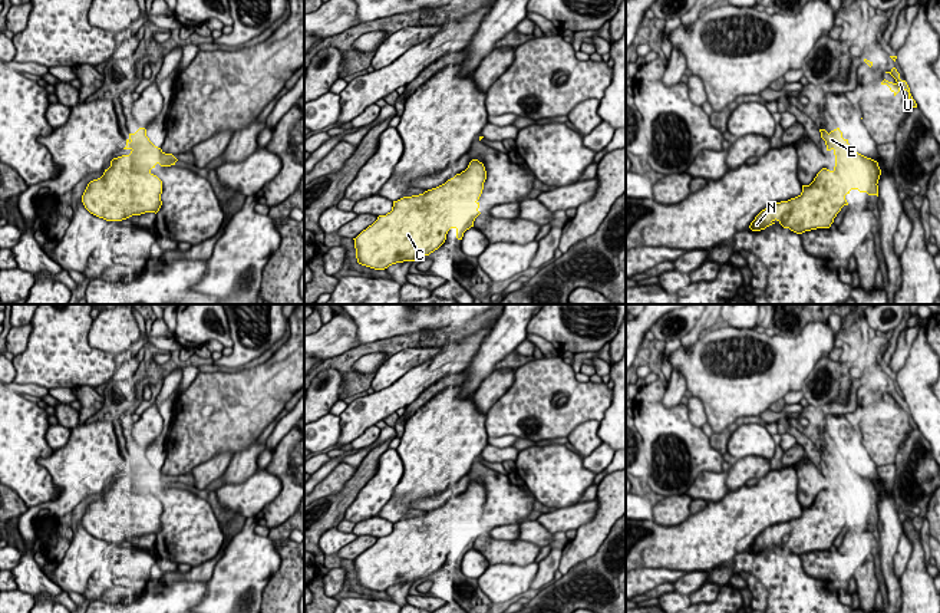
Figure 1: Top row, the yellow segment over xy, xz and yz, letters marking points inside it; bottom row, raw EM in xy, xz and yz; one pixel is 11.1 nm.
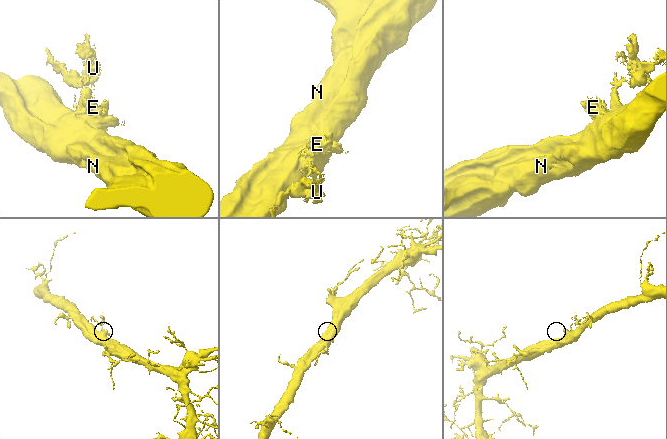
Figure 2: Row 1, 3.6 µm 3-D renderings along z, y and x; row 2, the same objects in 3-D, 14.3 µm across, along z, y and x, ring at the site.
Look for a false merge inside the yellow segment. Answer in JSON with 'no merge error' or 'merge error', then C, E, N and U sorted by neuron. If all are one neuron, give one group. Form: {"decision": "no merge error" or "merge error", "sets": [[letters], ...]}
{"decision": "no merge error", "sets": [["C", "E", "N", "U"]]}

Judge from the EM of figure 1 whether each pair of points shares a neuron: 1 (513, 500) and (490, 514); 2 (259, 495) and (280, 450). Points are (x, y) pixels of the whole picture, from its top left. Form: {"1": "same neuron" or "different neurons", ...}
{"1": "same neuron", "2": "different neurons"}

